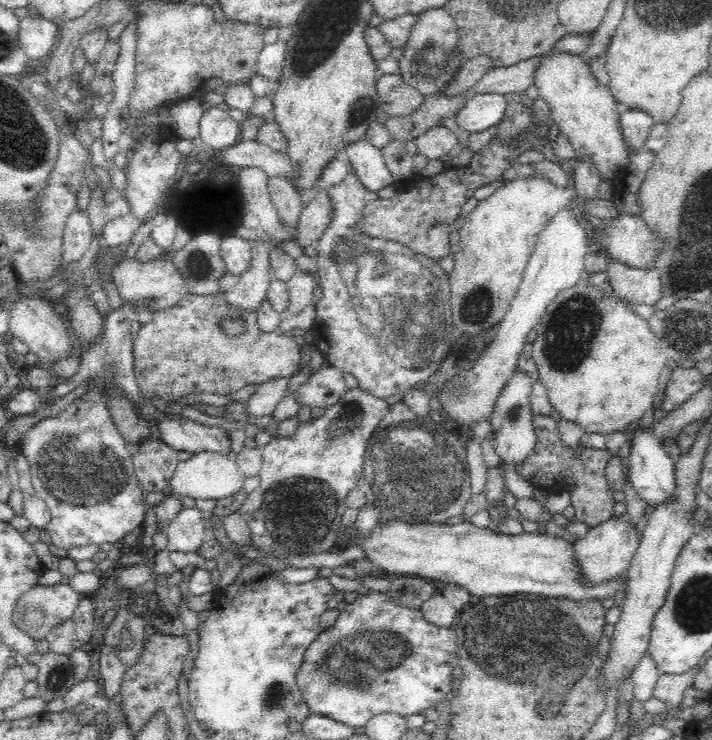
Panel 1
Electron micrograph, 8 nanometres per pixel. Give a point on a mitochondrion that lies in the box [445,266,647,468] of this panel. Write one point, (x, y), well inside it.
(571, 327)

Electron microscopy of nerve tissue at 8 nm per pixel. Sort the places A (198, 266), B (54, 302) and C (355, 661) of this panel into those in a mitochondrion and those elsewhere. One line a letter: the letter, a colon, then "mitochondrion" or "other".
A: mitochondrion
B: other
C: mitochondrion

